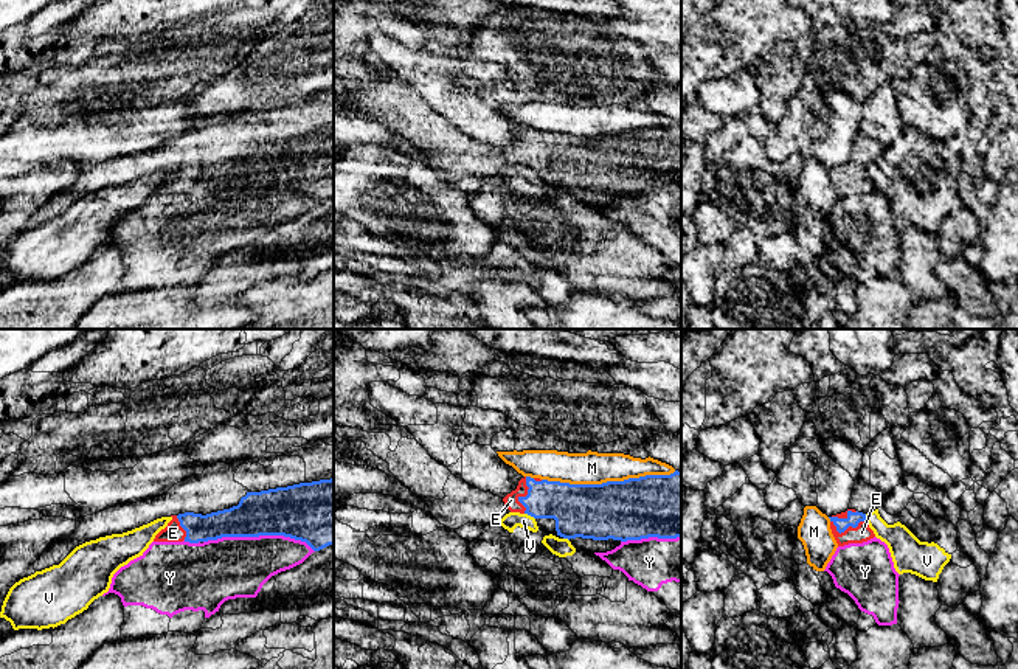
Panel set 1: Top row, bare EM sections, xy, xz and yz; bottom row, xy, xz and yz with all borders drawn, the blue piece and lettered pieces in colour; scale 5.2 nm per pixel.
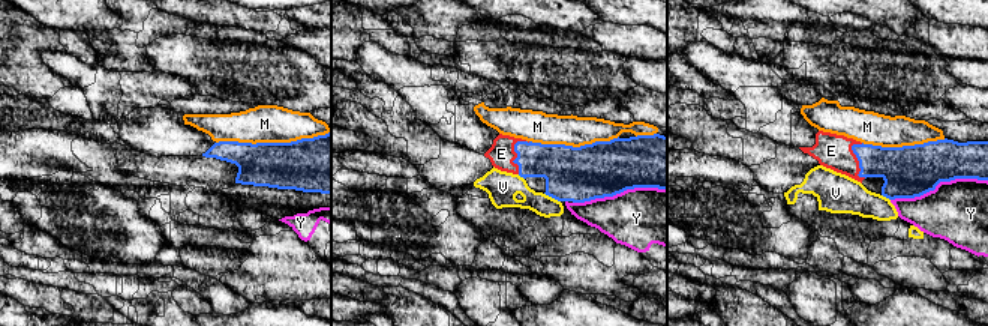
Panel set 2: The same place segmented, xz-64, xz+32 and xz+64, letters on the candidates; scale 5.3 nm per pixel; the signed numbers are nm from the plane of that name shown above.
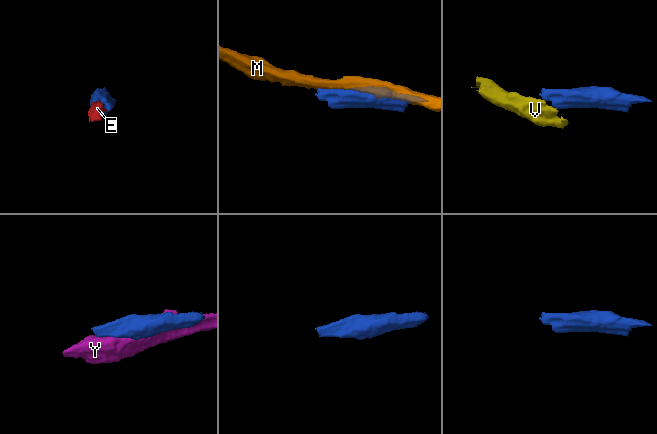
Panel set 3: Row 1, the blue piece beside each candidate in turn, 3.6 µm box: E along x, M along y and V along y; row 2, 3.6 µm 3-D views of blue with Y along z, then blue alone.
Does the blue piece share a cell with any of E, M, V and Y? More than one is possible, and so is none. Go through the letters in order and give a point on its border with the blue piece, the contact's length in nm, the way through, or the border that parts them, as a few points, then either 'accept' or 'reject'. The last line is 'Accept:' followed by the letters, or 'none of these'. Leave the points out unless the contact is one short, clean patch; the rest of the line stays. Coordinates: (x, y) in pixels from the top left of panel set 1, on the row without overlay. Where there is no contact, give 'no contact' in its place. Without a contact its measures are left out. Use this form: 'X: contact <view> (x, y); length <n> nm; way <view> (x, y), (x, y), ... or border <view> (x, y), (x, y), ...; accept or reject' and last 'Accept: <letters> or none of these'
E: contact xz (523, 149); length 190 nm; way xz (570, 157), (559, 152), (523, 149), (511, 152); accept
M: contact xz (609, 134); length 700 nm; reject
V: contact xz (529, 166); length 70 nm; reject
Y: contact xy (259, 187); length 600 nm; reject
Accept: E

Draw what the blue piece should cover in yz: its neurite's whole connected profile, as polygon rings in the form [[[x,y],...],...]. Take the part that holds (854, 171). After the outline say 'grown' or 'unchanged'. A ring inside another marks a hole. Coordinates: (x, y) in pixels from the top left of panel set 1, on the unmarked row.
[[[847,161],[846,165],[832,168],[829,171],[832,186],[838,199],[863,196],[875,189],[874,183],[867,177],[866,166],[863,165]]]; grown

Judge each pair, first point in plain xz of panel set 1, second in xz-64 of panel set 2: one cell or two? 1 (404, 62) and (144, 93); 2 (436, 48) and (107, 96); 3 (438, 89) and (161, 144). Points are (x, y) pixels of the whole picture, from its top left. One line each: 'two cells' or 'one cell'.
1: one cell
2: two cells
3: one cell

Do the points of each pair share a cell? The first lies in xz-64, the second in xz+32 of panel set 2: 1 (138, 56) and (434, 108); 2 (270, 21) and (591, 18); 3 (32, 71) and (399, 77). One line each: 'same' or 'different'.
1: different
2: same
3: different

